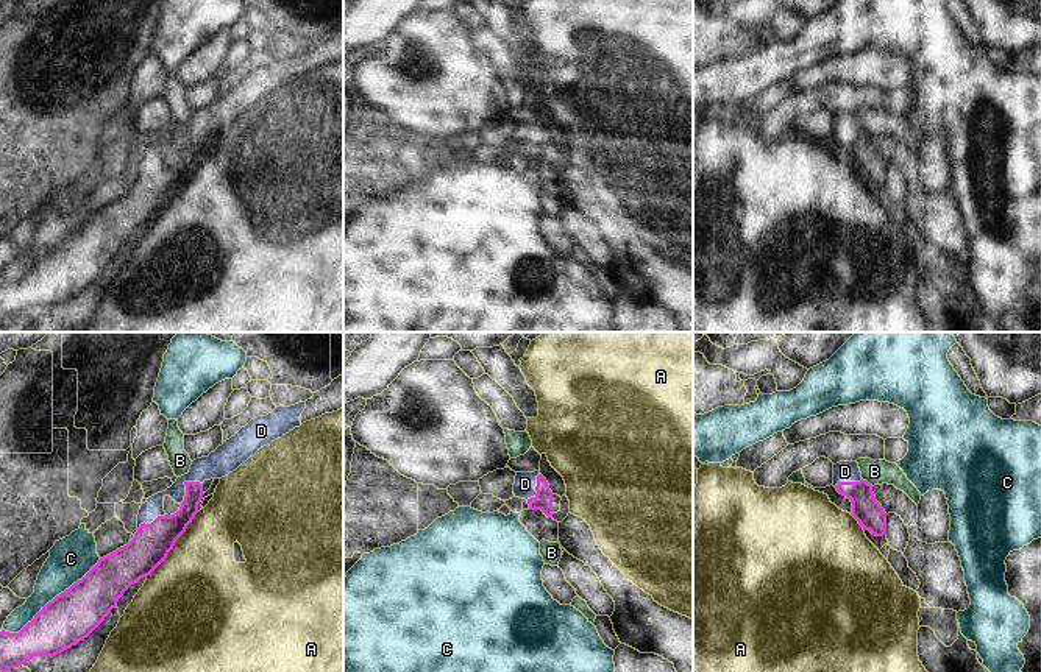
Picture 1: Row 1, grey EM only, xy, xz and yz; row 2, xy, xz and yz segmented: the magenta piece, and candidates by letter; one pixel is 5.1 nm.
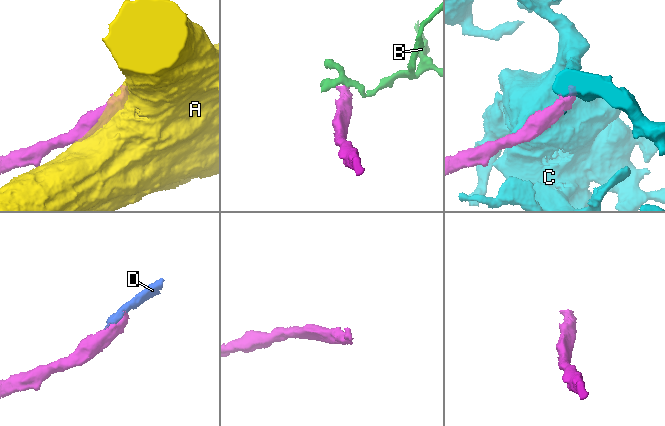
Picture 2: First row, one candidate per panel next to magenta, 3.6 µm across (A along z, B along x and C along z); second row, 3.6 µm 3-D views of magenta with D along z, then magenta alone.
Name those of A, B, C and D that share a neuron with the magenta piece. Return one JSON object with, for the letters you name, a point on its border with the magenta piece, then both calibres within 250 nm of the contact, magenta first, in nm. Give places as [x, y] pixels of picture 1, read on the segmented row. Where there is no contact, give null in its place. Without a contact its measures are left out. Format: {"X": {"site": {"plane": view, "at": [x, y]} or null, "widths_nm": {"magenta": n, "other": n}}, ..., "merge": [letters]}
{"D": {"site": {"plane": "xy", "at": [144, 523]}, "widths_nm": {"magenta": 200, "other": 100}}, "merge": ["D"]}

